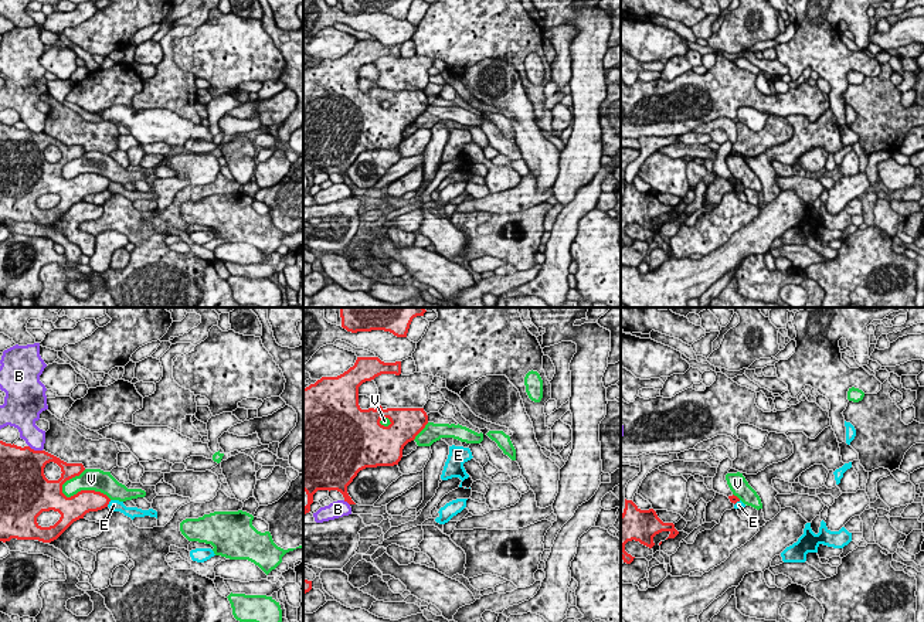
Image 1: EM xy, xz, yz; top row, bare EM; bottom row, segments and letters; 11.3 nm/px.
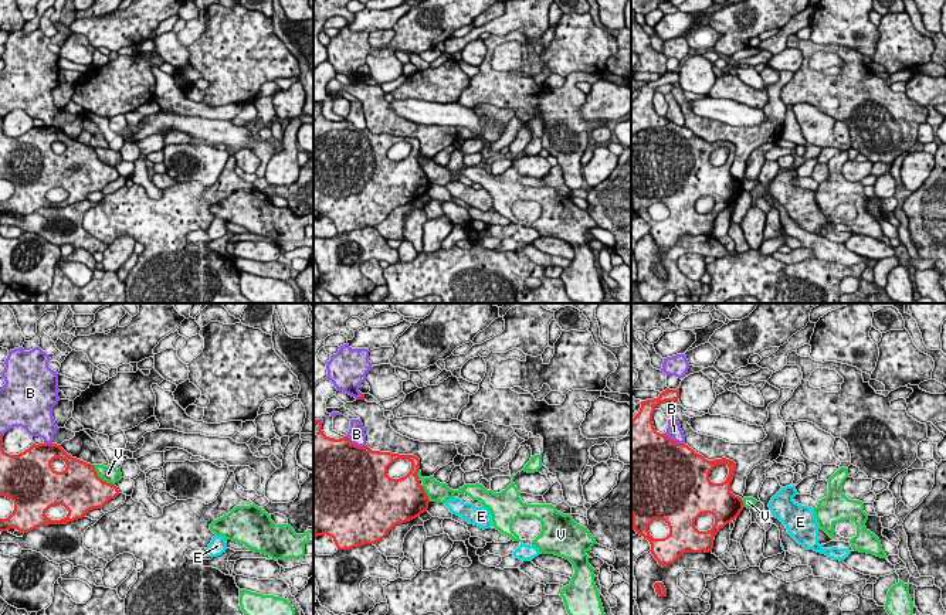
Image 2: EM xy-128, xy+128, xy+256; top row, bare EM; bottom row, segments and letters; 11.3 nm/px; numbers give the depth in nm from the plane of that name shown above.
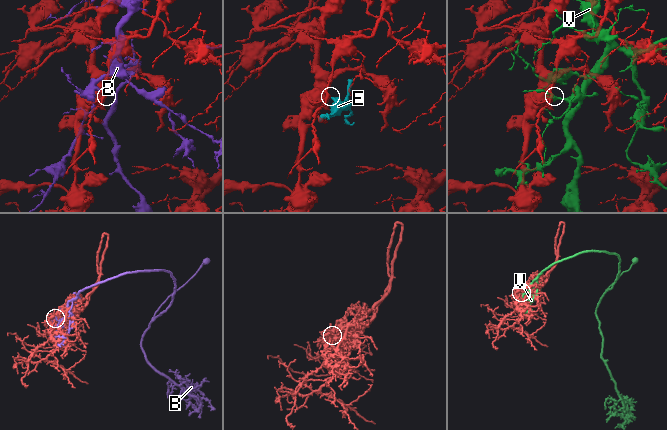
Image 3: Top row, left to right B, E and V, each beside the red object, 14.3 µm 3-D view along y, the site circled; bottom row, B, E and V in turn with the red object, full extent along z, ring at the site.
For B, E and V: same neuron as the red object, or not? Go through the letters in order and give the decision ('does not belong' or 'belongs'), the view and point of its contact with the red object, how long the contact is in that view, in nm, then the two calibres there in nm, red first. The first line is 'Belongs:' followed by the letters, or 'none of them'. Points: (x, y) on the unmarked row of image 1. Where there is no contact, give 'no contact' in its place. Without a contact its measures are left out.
Belongs: none of them
B: does not belong | xy (36, 133) | 170 nm | 480/240 nm
E: does not belong | xy (108, 186) | 100 nm | 260/130 nm
V: does not belong | xy (84, 173) | 600 nm | 280/260 nm

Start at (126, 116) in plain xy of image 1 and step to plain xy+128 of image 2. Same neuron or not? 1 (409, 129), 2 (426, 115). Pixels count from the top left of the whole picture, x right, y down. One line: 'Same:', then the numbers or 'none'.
Same: 2

